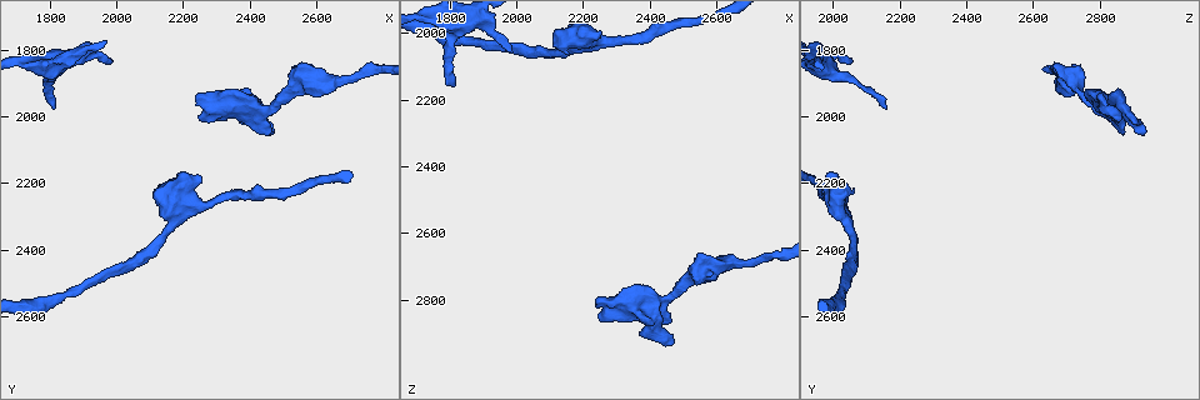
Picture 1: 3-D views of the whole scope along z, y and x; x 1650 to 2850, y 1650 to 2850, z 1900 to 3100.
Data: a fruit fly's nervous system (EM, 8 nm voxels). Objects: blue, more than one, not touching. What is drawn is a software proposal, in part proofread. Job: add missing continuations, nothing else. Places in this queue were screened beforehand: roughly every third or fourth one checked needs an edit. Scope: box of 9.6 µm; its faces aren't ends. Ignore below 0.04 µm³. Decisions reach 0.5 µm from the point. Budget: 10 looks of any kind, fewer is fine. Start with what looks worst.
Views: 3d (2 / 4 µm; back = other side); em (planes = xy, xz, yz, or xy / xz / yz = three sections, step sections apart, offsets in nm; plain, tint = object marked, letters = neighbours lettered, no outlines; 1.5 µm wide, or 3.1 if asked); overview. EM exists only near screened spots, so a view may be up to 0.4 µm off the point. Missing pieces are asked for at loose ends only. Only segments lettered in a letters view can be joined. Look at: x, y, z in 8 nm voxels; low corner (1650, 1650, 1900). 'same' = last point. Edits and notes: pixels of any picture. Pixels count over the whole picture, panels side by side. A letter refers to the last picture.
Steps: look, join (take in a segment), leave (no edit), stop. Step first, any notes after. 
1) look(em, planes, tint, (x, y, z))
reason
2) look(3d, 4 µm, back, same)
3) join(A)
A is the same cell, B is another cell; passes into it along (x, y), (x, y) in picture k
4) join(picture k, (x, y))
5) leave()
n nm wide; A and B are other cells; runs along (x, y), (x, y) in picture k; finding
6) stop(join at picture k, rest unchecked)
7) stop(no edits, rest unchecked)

look(3d, 4 µm, (1990, 1840, 2050))
branch stops here

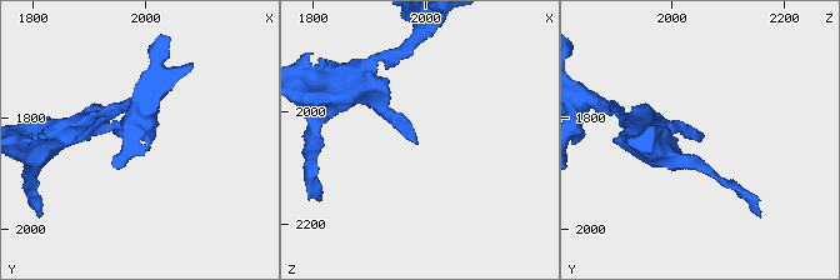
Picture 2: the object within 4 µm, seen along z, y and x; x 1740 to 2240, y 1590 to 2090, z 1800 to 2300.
look(em, xz, step 4, letters, (1980, 1840, 2055))
need the tissue

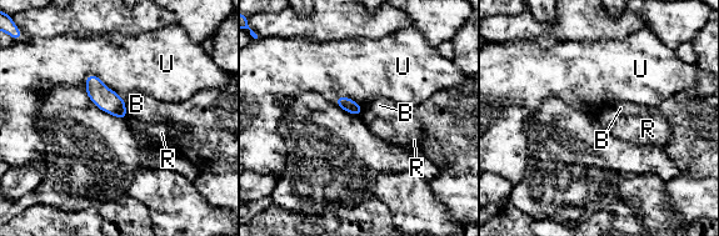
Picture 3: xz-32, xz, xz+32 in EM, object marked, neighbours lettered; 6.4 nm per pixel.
leave()
U touches over 300 nm; B, R and U are other cells; border along (364, 109), (359, 115) in picture 3; none of them fits

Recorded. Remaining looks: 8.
look(em, planes, letters, (1810, 1970, 2160))
branch stops here

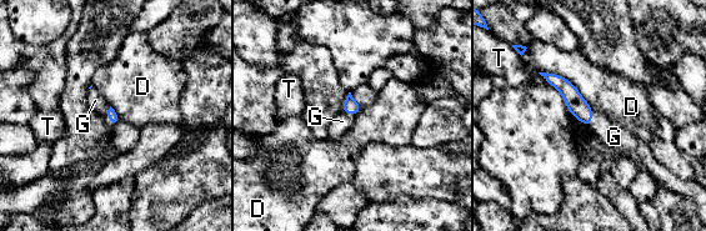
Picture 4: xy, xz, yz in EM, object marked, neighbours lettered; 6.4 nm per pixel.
join(G)
G is the same cell, D and T are other cells; passes into it along (114, 117), (108, 115), (95, 100) in picture 4; it goes on there

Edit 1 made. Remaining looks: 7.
look(overview)
redraw

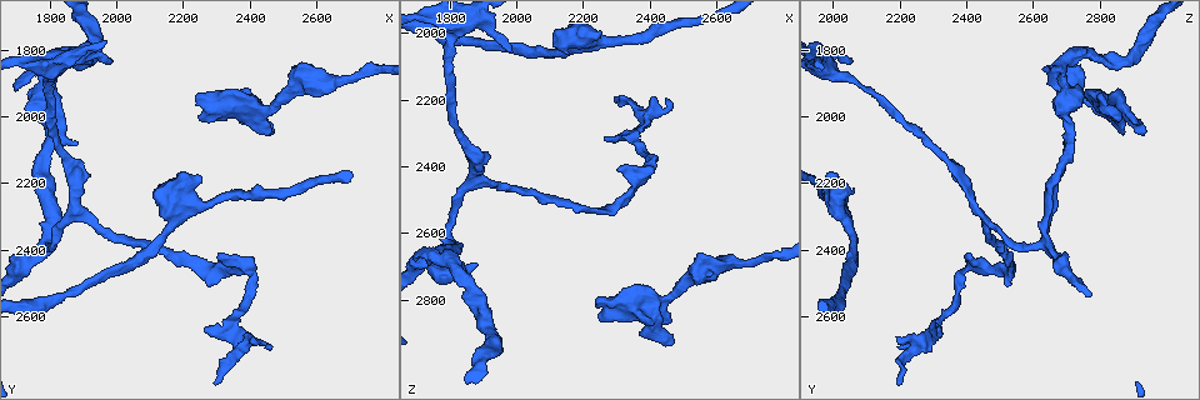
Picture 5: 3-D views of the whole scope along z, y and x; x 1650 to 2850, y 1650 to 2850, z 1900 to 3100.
look(3d, 2 µm, back, (1880, 2080, 2700))
branch stops here

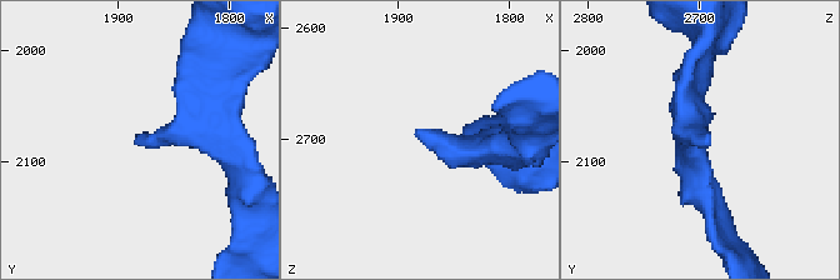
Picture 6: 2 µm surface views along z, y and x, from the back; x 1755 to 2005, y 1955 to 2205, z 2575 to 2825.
look(em, planes, letters, (1880, 2086, 2698))

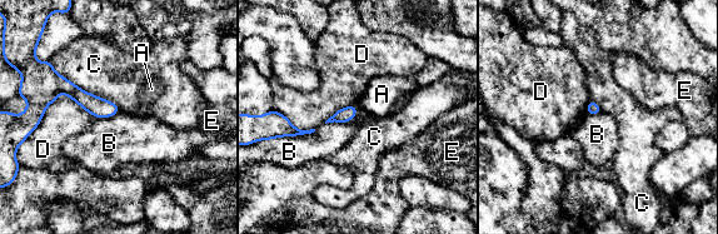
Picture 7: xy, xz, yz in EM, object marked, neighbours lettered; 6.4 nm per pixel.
leave()
C touches over 550 nm; A, B, C, D and E are other cells; no lettered segment goes on from it

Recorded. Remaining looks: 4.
look(em, yz, step 8, tint, (2250, 2170, 1990))
free end

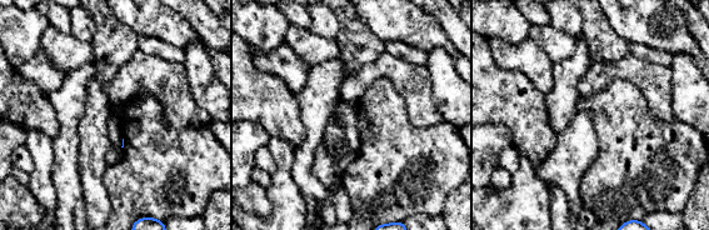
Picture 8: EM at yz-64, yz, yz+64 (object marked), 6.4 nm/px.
look(em, planes, letters, same)
another direction

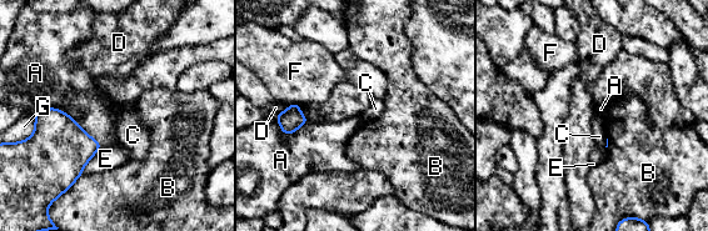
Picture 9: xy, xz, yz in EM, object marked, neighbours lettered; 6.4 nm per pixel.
leave()
D touches over 400 nm; A, B, C, D, E, F and G are other cells; border along (54, 108), (69, 114), (101, 146) in picture 9; none of them fits

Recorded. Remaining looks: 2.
stop(join at picture 4, rest unchecked)

